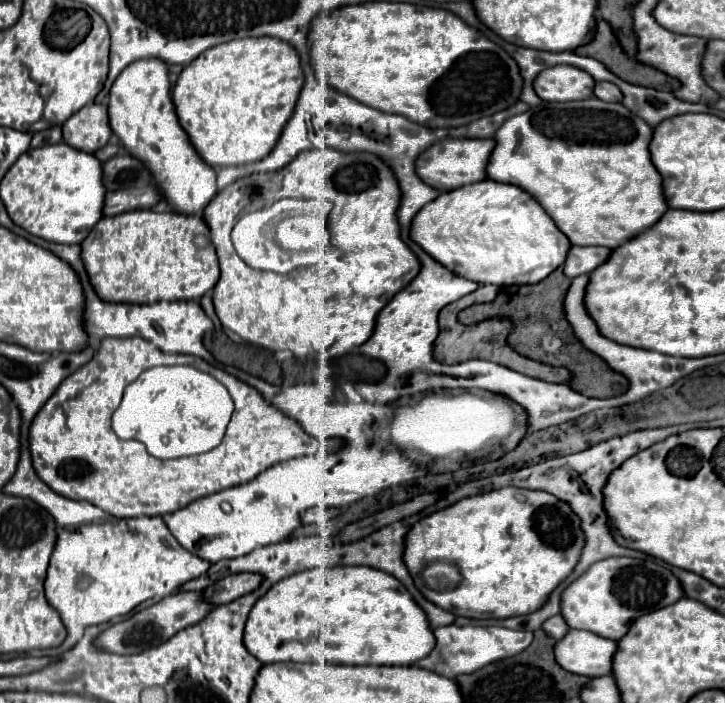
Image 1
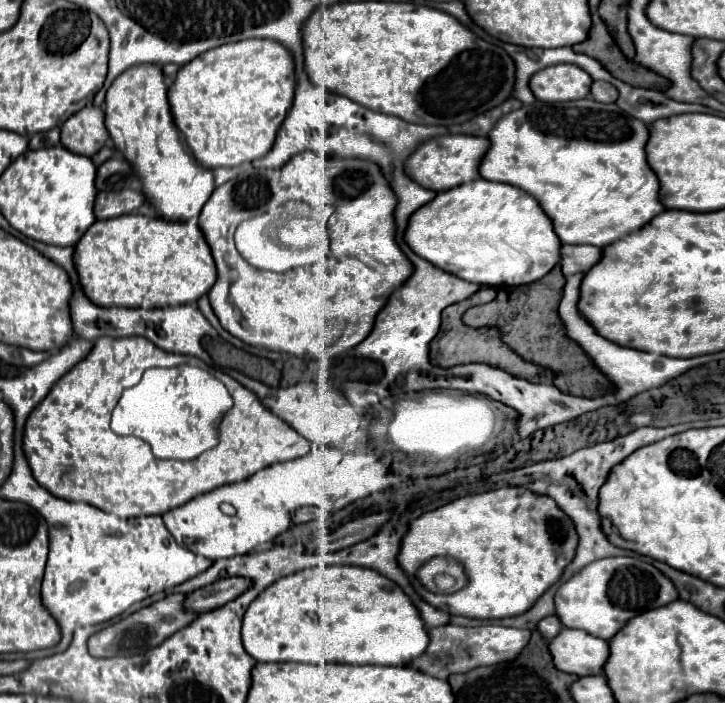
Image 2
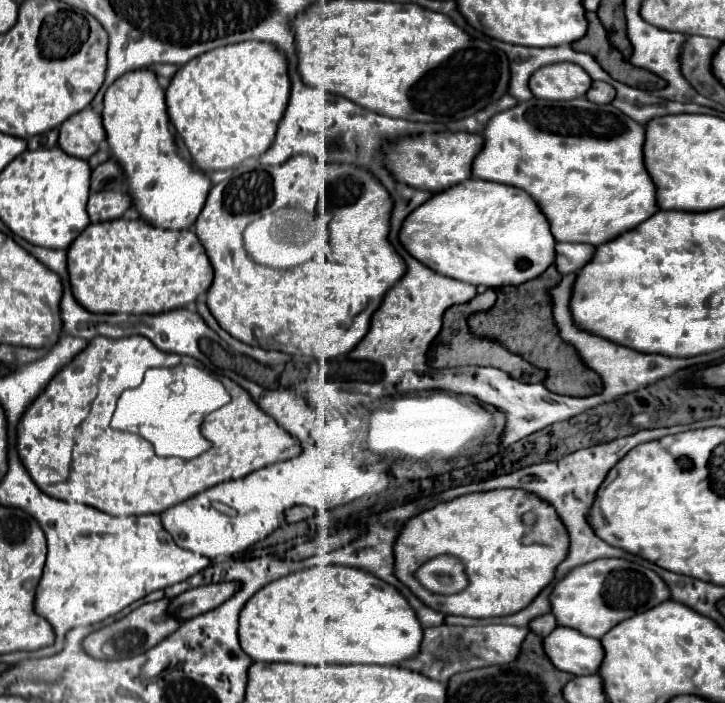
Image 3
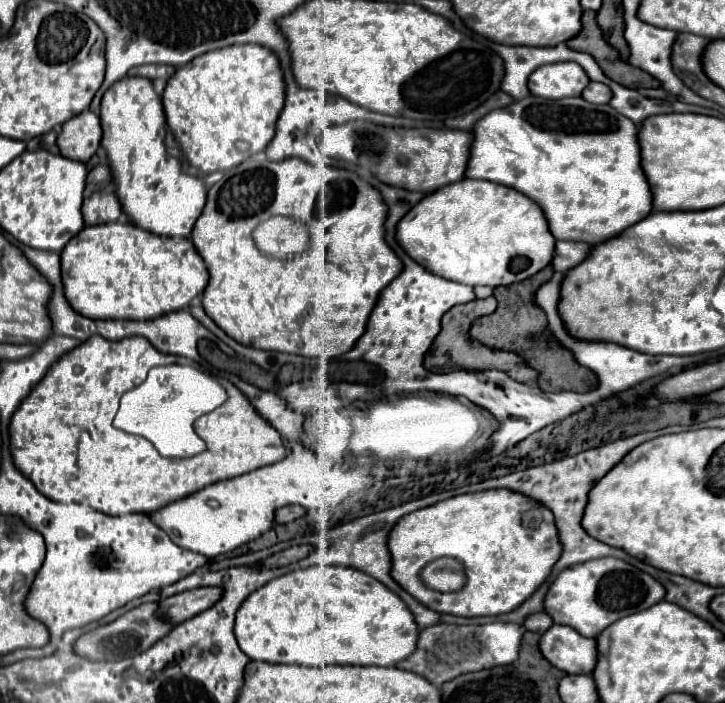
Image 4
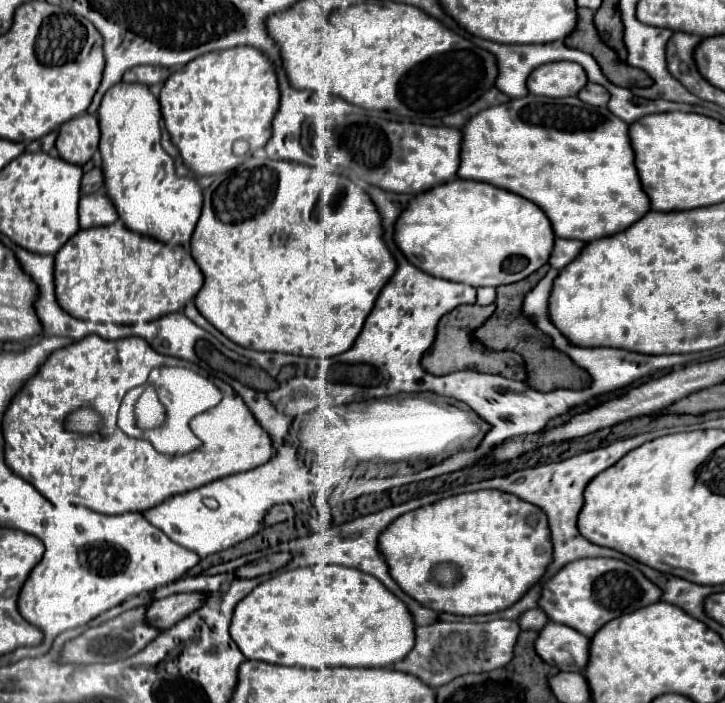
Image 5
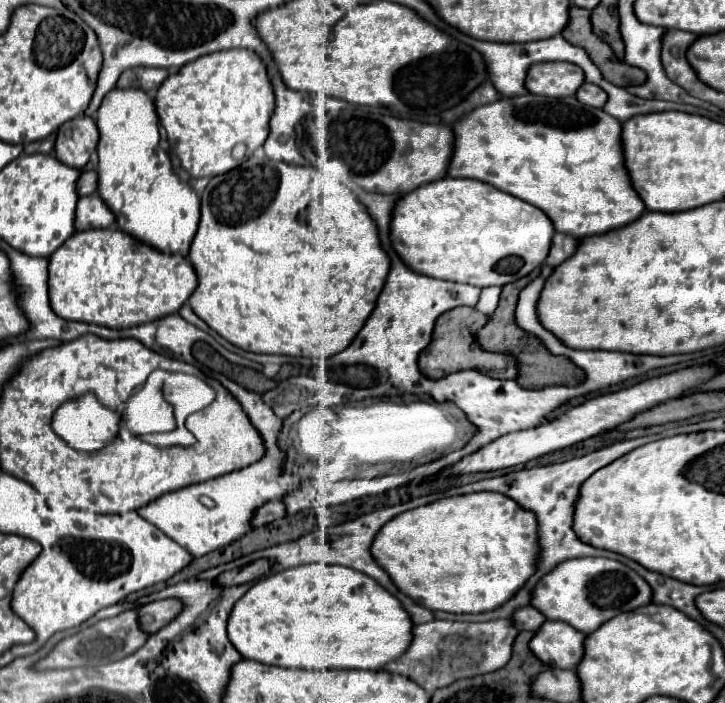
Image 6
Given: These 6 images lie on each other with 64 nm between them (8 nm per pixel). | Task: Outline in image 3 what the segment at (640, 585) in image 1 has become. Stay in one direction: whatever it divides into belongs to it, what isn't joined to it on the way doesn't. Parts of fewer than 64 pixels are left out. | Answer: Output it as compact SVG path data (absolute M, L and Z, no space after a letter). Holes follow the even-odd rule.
M602 558L582 564L560 580L550 594L552 614L558 624L576 628L592 638L602 638L622 620L646 612L666 600L670 600L668 584L654 570L624 558Z

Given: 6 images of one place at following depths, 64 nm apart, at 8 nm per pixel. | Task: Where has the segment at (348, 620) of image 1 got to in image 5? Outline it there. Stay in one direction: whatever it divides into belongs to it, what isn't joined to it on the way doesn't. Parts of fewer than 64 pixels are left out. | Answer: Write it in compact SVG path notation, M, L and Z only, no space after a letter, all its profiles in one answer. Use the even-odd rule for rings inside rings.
M346 566L286 570L256 586L234 610L230 634L248 660L282 666L382 668L402 660L414 644L412 614L380 580Z

